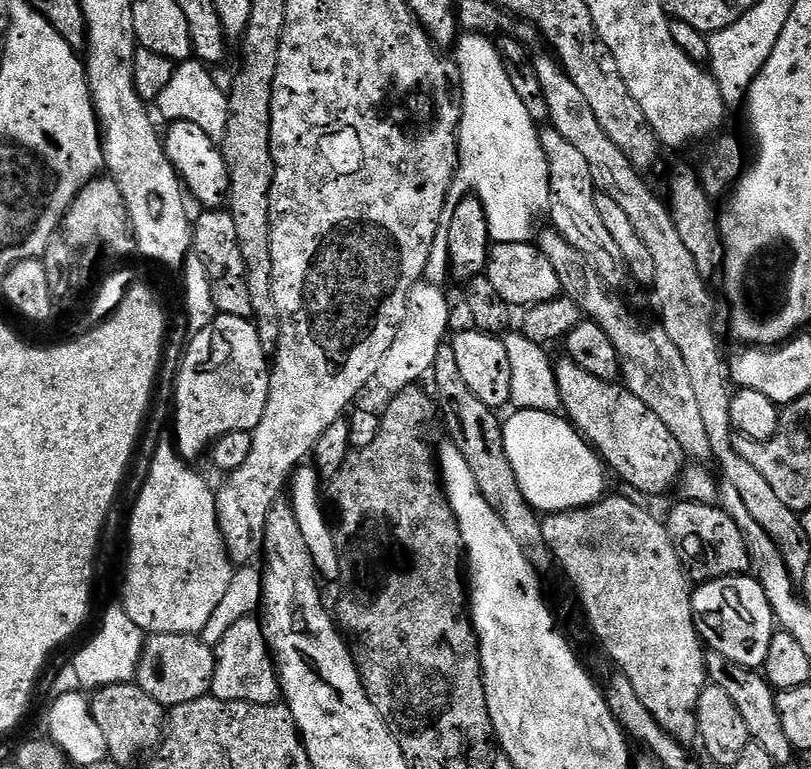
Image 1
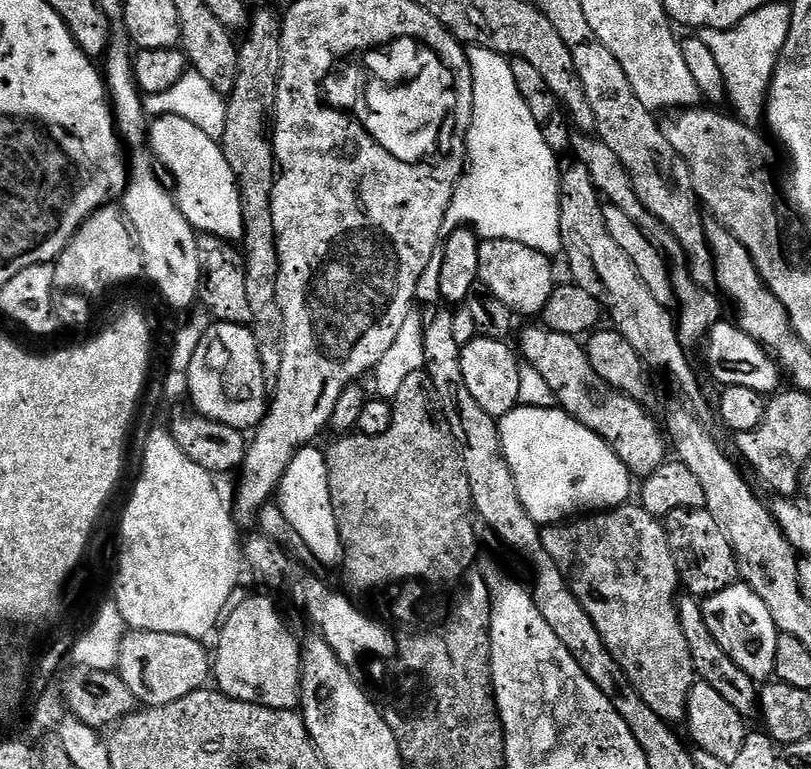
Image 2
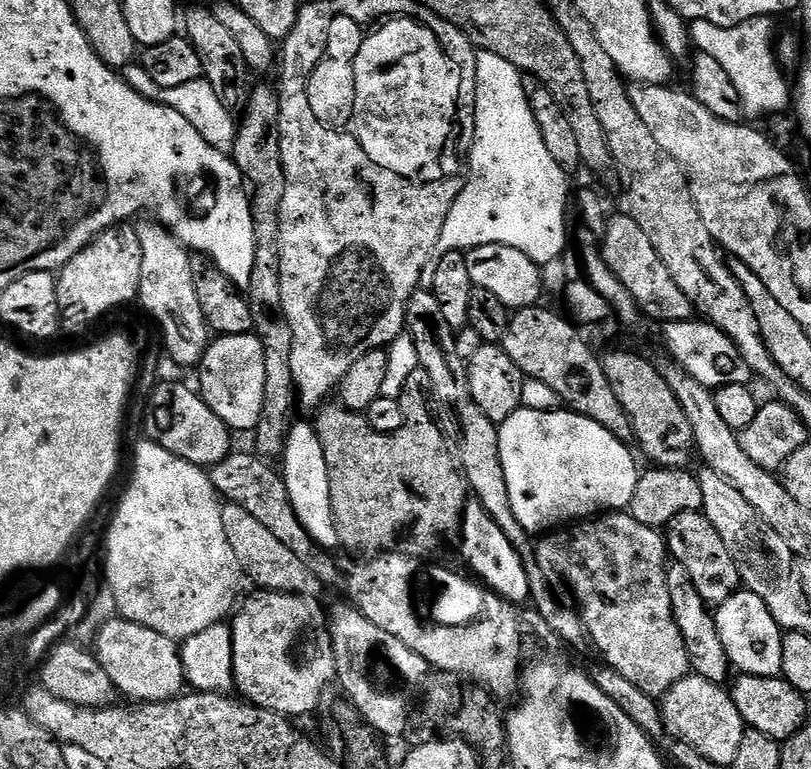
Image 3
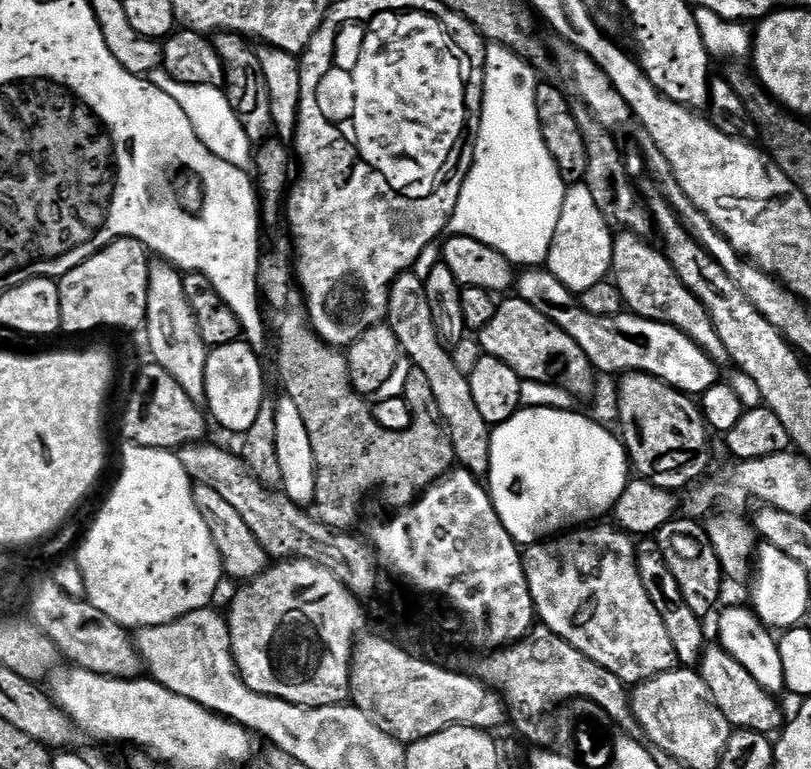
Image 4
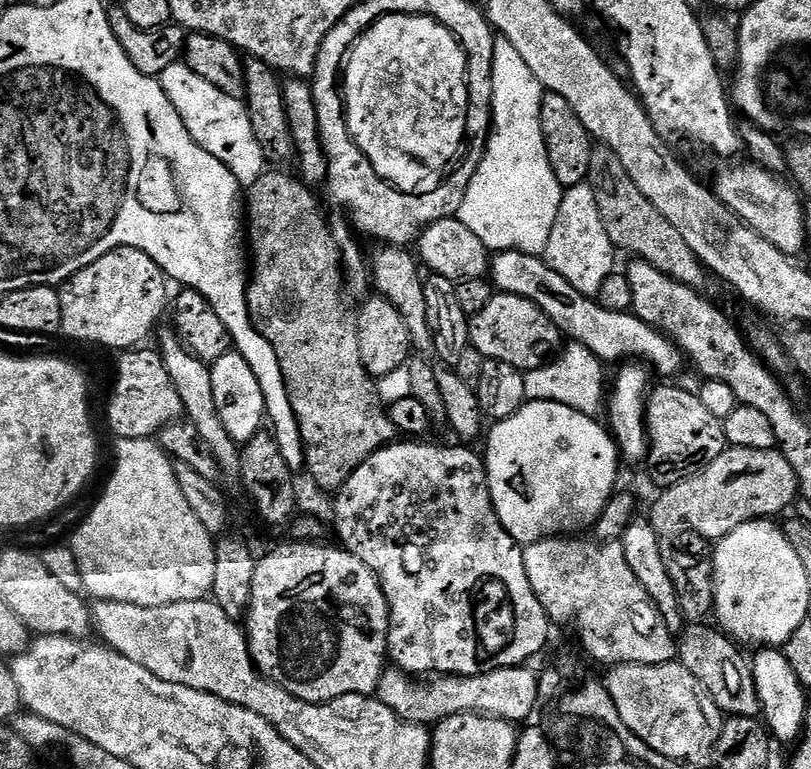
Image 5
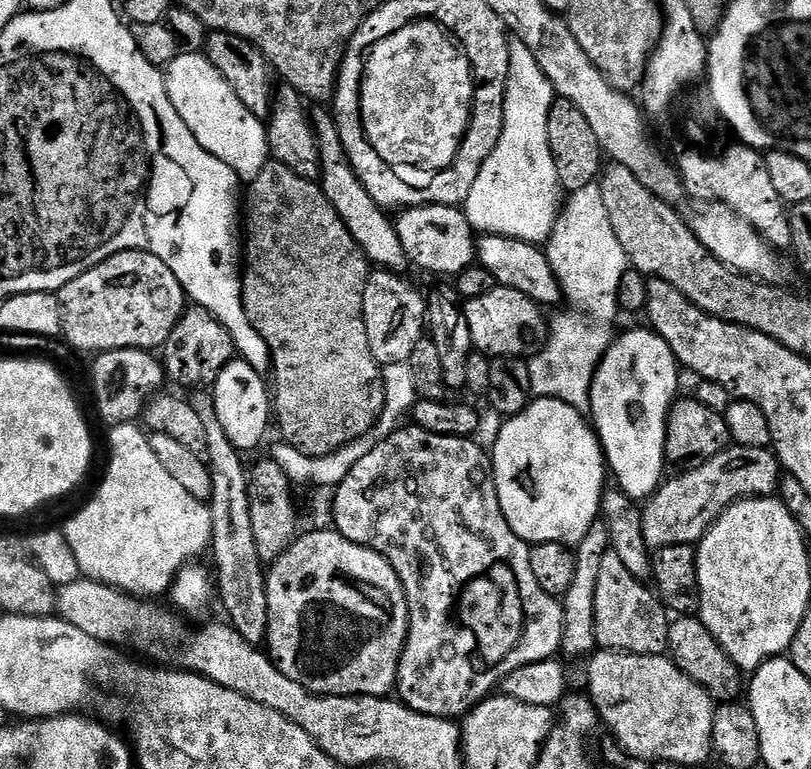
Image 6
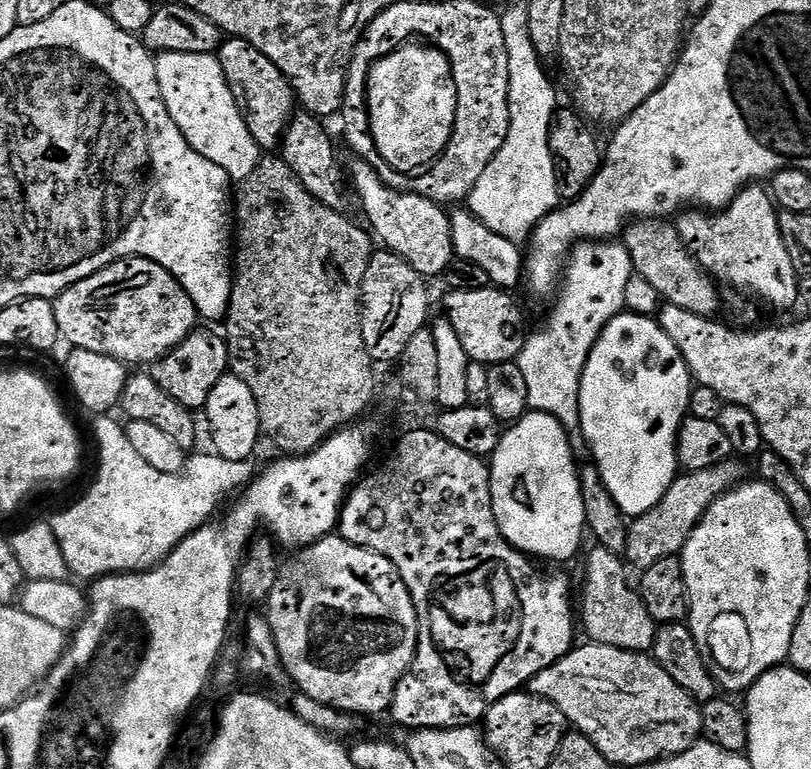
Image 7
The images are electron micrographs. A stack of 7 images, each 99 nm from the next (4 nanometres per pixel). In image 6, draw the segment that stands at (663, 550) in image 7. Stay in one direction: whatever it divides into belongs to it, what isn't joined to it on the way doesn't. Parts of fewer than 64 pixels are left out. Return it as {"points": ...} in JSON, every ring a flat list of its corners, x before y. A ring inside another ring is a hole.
{"points":[[729,446,722,449,714,458,702,462,697,468,689,468,676,474,676,477,665,479,660,487,652,493,642,508,642,534,649,549,655,550,679,544,699,545,700,540,708,533,712,523,738,500,754,496,777,495,780,486,782,469,771,448,737,448]]}

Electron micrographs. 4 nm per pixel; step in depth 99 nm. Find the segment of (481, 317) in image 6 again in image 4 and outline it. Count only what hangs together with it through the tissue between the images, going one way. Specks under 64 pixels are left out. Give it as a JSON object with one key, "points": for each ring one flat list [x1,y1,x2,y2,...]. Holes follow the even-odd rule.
{"points":[[501,299,497,303,494,318,490,318,490,326,479,332,481,353,506,362,506,366,510,366,510,370,514,370,514,374,518,374,523,381,559,384,577,398,590,395,596,388,597,377,590,358,582,354,582,346,578,346,578,342,574,342,574,338,570,338,562,326,550,322,546,314,534,310,530,302,511,299]]}

